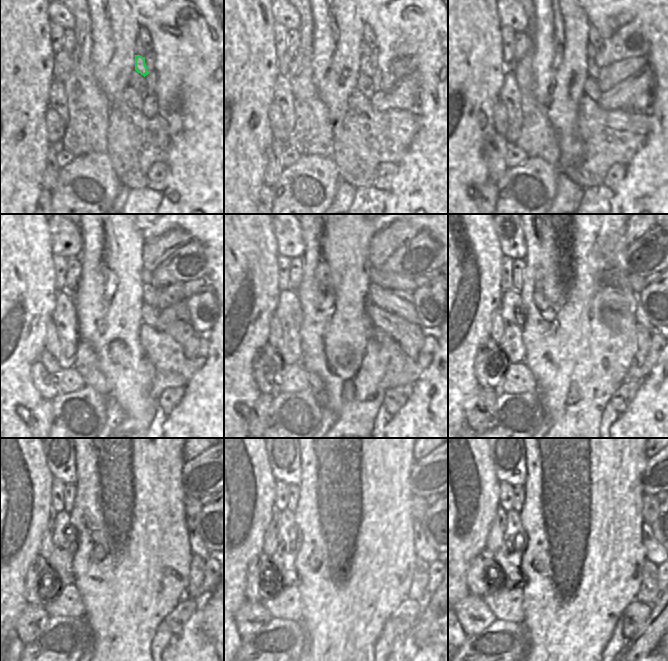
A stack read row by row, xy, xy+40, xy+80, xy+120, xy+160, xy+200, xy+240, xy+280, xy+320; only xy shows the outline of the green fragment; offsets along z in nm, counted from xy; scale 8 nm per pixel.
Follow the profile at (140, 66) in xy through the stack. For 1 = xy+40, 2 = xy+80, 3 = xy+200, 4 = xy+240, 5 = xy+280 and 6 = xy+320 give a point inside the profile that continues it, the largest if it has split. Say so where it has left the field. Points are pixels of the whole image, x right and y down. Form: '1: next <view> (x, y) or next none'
1: next xy+40 (365, 67)
2: next xy+80 (593, 70)
3: next xy+200 (625, 301)
4: next xy+240 (198, 547)
5: next xy+280 (423, 550)
6: next xy+320 (650, 543)

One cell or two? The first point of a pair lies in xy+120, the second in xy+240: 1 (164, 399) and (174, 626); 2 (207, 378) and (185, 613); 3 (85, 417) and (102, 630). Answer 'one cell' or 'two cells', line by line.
1: one cell
2: two cells
3: two cells

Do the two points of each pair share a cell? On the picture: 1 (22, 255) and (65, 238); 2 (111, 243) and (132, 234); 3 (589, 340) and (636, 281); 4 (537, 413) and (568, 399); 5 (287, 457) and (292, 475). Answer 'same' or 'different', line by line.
1: different
2: same
3: different
4: different
5: same

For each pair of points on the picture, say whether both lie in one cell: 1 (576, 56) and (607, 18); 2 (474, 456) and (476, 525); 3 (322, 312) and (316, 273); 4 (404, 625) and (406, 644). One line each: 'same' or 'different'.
1: different
2: same
3: same
4: different

